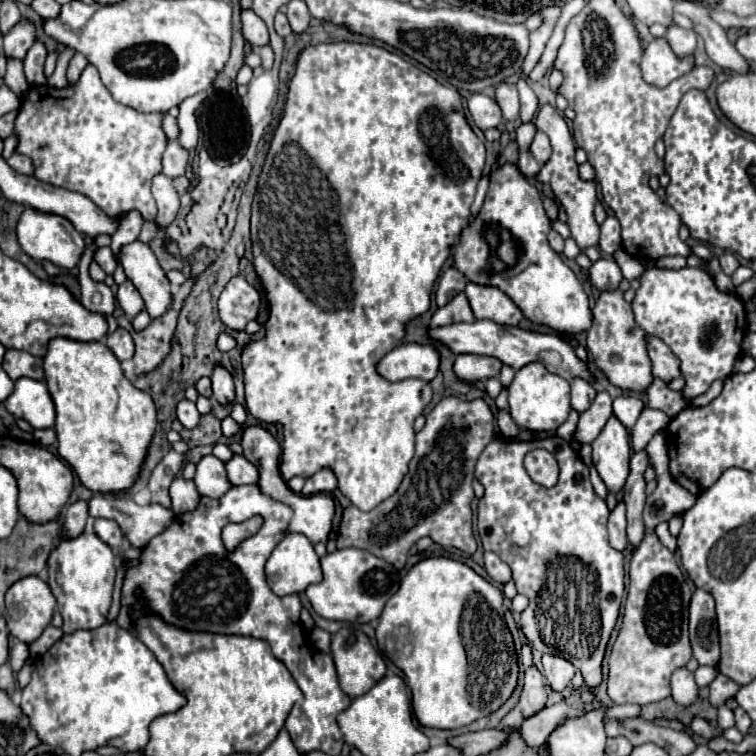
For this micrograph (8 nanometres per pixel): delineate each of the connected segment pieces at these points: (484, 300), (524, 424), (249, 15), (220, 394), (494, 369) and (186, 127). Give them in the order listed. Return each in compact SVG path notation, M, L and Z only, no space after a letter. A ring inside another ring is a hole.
M468 283L464 293L470 301L476 319L490 319L506 327L514 327L522 319L522 311L514 305L514 301L496 287L482 287Z
M528 363L526 367L516 371L514 381L508 387L508 403L510 415L520 429L528 431L556 431L570 413L570 385L560 375L550 373L542 363Z
M242 9L240 19L242 19L242 35L252 47L260 47L268 43L268 29L252 9Z
M214 365L212 371L212 391L214 391L214 399L222 405L228 405L234 401L234 381L232 381L232 373L222 367L222 365Z
M458 355L454 361L454 373L464 381L484 381L500 373L502 363L496 357L484 355Z
M206 92L198 93L184 99L178 109L178 129L180 129L180 135L178 135L178 143L184 147L184 149L196 149L196 143L198 143L198 123L196 123L196 117L194 117L194 111L196 107L203 103L208 97Z

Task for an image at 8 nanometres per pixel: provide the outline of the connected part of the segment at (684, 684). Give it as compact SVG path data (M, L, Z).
M680 667L672 673L672 697L680 705L690 705L698 695L698 685L694 683L694 675L686 669Z

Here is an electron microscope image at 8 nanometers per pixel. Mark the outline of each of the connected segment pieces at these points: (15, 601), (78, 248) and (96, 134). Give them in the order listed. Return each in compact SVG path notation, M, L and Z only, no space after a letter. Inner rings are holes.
M22 577L6 593L8 631L24 643L32 643L50 625L56 599L40 577Z
M26 207L24 213L20 215L16 235L18 235L18 243L24 249L24 253L30 255L34 261L46 259L66 269L72 269L78 263L82 249L86 247L84 237L74 229L74 225L70 225L70 221L66 221L66 217L58 217L54 213L42 213L30 207Z
M88 65L78 85L74 87L30 87L30 91L24 95L20 115L16 121L16 135L20 137L20 145L16 151L32 159L34 177L38 181L82 193L110 217L120 217L122 213L138 209L144 219L154 219L156 203L150 193L150 181L154 173L162 171L160 159L166 147L162 117L162 113L138 113L114 101L106 85L100 81L100 75L94 69L94 65Z

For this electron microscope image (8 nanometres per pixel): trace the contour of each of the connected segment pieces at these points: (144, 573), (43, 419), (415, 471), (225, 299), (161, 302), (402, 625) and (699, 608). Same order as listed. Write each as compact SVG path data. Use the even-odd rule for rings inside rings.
M234 485L218 499L202 497L196 511L178 515L168 529L164 529L158 537L154 537L142 549L140 563L126 571L124 585L122 585L122 607L120 607L116 623L122 629L134 629L134 619L140 619L142 615L158 615L158 617L162 617L164 623L178 627L178 629L186 629L186 631L250 635L250 637L268 641L274 657L284 661L284 665L290 669L294 681L298 683L298 687L304 693L304 699L292 707L292 711L286 719L286 729L288 729L298 753L304 755L310 751L324 751L328 755L340 755L344 737L340 733L336 715L340 715L344 709L348 709L352 699L340 689L332 657L326 653L318 653L318 649L314 649L314 645L310 645L308 637L304 635L304 631L300 627L302 605L300 605L298 595L288 595L288 597L274 595L264 577L266 559L270 557L270 553L278 545L278 541L282 541L282 537L286 535L284 533L286 521L290 521L290 507L282 505L278 501L270 501L270 497L266 497L256 485ZM252 515L264 517L262 529L256 535L252 535L250 539L244 539L234 551L228 551L222 543L222 529L230 521L246 521Z
M20 377L12 395L4 401L10 415L28 421L34 429L54 427L54 405L44 381Z
M444 397L426 415L424 429L416 433L416 455L400 489L372 511L360 511L354 505L344 509L336 539L338 547L368 551L396 569L404 567L408 549L426 535L442 547L456 547L472 555L476 551L470 507L474 499L474 465L494 437L500 437L494 435L494 415L482 399L460 401L458 397Z
M232 277L218 299L222 323L234 331L244 331L246 323L256 319L260 301L260 293L244 277Z
M140 241L128 243L120 249L118 261L126 273L126 279L134 283L142 295L150 317L160 317L170 301L170 283L152 249L140 249Z
M428 557L408 569L398 591L388 599L375 629L379 651L404 671L412 691L414 715L424 727L458 729L494 713L514 691L518 661L504 621L502 591L468 565L448 557Z
M696 589L690 603L690 643L692 653L700 665L716 667L720 661L718 625L714 597L702 589Z

